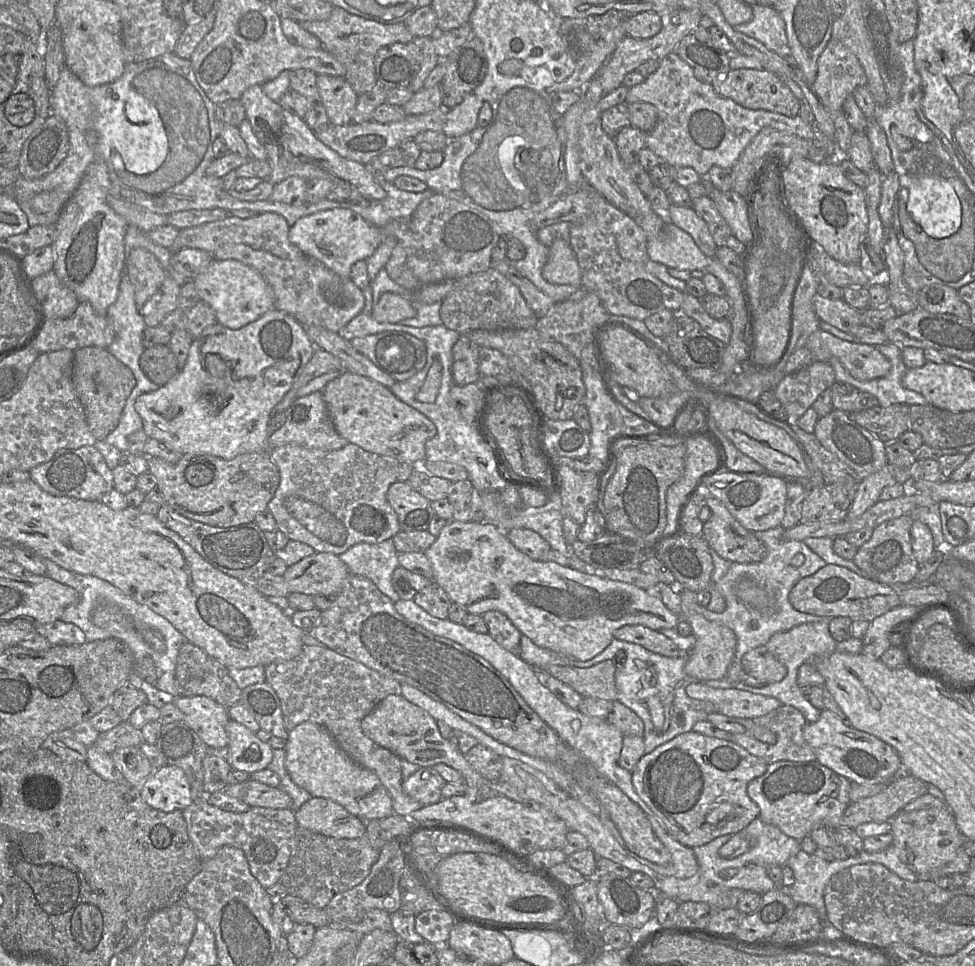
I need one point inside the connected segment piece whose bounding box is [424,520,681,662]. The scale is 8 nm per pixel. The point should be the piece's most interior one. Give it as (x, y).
(572, 613)

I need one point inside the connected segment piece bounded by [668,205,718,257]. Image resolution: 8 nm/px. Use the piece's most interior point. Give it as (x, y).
(685, 218)

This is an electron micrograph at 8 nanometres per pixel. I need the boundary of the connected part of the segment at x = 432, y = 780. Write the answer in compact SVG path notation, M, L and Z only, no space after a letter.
M421 767L402 783L405 795L423 806L438 803L443 799L442 788L446 781L433 767Z

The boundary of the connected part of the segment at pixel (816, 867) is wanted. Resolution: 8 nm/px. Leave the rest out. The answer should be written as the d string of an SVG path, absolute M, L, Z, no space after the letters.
M759 817L749 823L744 831L752 838L752 848L735 858L722 858L718 853L719 848L730 840L732 835L729 834L692 848L699 866L697 871L699 877L708 879L720 887L753 891L762 895L777 887L768 877L766 868L768 866L788 866L793 870L795 877L795 882L788 887L788 895L797 904L807 904L814 907L819 914L823 928L832 925L826 913L824 890L830 878L842 869L856 864L879 863L902 879L919 880L917 874L900 860L892 844L880 852L862 851L854 857L828 861L816 854L806 853L800 848L801 840L798 841L787 836L778 827L764 823Z

